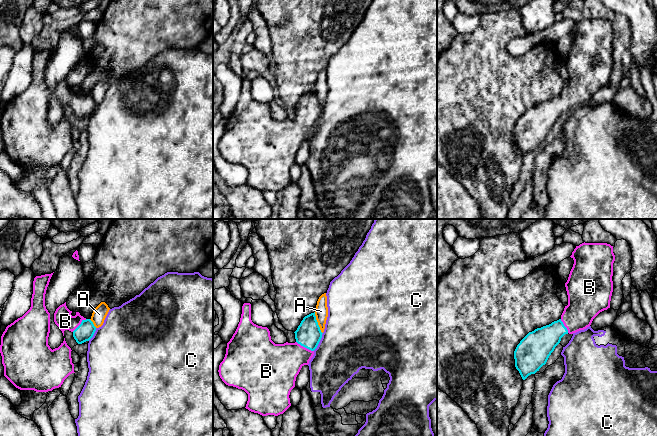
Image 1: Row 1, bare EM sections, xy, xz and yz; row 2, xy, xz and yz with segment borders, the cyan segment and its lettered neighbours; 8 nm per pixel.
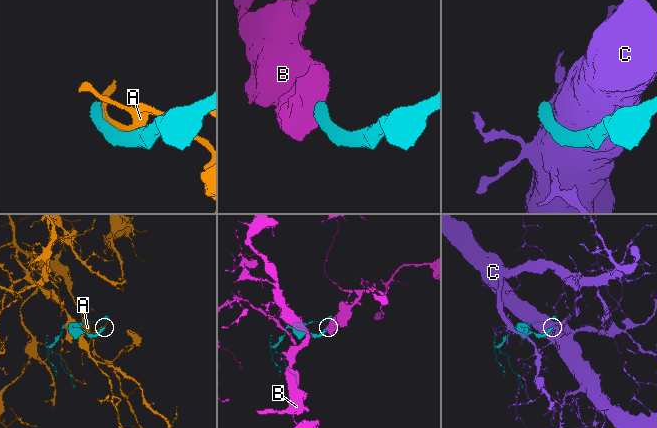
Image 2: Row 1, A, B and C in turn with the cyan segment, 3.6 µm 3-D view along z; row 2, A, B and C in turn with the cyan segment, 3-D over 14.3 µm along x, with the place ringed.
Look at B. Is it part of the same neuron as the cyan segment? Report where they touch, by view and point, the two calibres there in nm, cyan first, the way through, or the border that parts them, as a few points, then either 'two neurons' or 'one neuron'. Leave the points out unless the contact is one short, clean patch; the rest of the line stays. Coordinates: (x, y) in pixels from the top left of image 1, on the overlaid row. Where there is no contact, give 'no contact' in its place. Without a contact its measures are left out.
contact xz (305, 347); calibres 200 and 340 nm; one neuron

